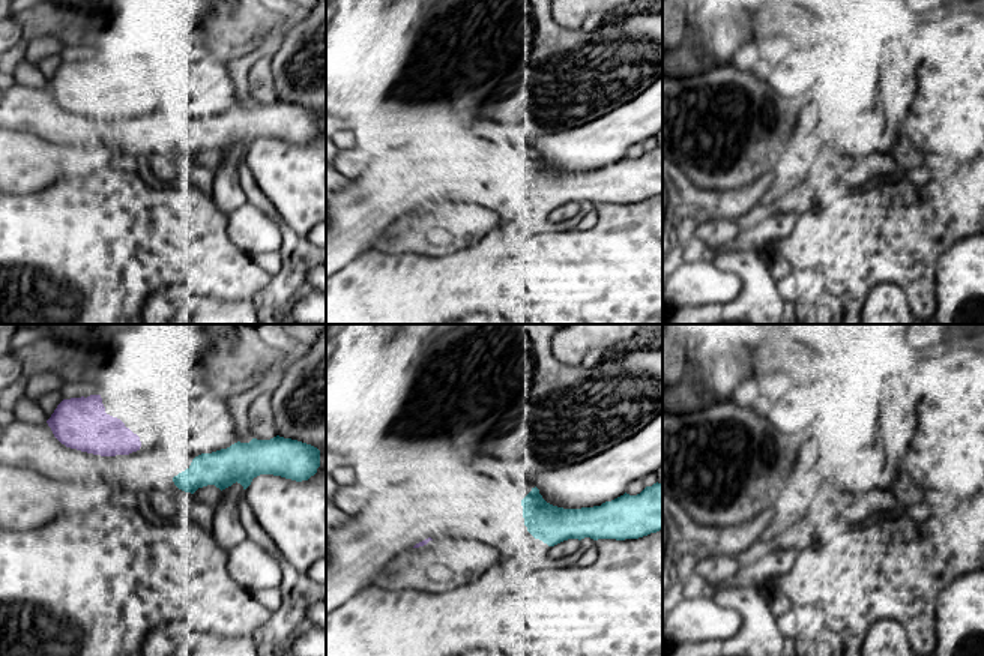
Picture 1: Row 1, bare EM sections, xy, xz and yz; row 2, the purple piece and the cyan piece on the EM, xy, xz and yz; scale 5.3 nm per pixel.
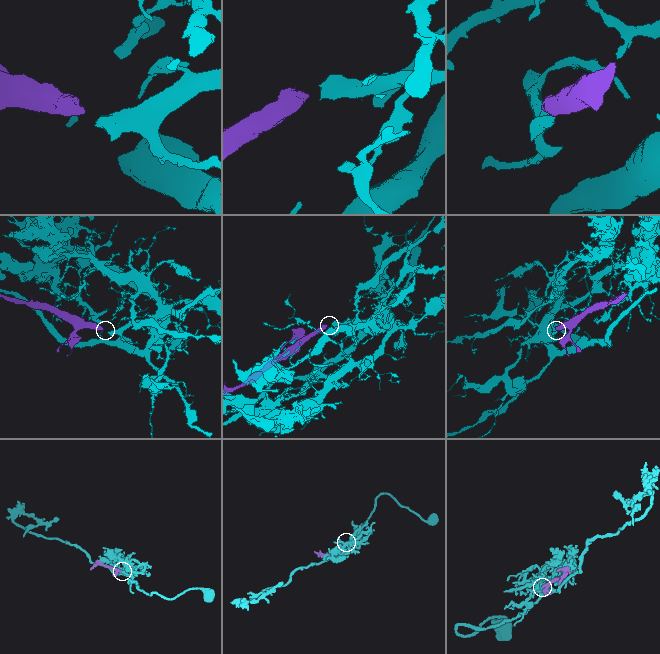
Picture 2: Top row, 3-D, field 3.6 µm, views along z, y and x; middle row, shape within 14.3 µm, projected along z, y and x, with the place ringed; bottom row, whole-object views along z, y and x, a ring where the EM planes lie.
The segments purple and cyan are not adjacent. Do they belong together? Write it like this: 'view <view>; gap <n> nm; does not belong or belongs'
view xy; gap 240 nm; does not belong

